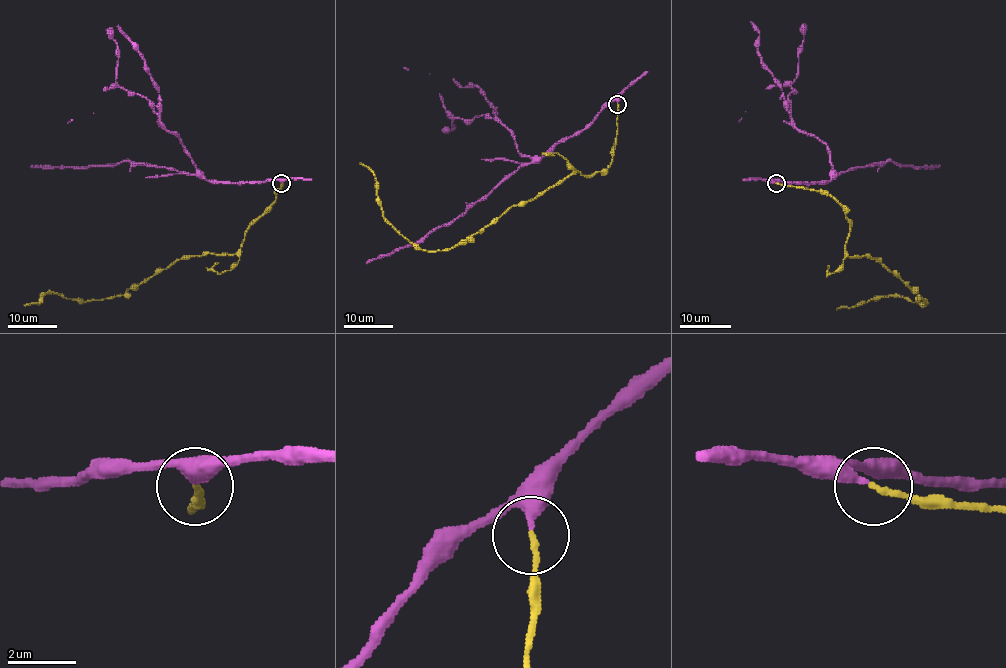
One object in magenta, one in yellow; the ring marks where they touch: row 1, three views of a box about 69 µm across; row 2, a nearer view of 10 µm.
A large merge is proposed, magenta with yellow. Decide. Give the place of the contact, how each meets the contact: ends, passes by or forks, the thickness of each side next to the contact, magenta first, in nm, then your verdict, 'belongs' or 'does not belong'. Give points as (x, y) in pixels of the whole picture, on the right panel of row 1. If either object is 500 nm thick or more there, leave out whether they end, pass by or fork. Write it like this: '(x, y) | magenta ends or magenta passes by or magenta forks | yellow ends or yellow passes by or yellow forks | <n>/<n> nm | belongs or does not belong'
(776, 183) | magenta ends | yellow ends | 360/170 nm | belongs

